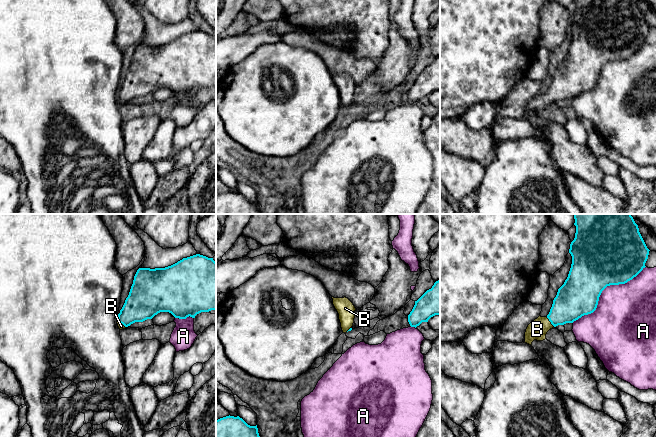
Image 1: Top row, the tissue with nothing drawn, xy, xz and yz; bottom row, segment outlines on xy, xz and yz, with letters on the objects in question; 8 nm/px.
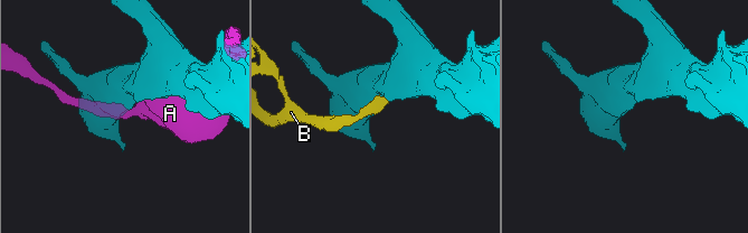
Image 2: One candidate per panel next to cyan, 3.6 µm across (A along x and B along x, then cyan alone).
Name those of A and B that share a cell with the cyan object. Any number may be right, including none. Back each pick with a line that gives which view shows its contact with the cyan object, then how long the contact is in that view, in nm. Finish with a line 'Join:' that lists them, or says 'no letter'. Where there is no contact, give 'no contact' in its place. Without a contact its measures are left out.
B: meets cyan in yz; contact 100 nm long
Join: B

